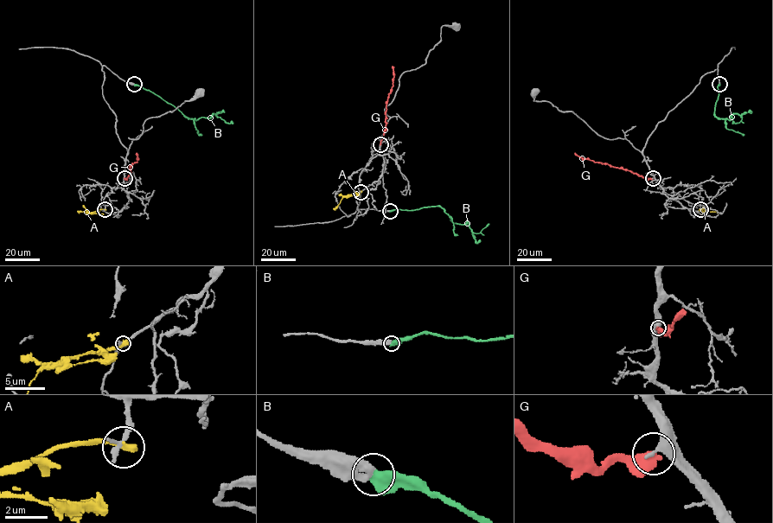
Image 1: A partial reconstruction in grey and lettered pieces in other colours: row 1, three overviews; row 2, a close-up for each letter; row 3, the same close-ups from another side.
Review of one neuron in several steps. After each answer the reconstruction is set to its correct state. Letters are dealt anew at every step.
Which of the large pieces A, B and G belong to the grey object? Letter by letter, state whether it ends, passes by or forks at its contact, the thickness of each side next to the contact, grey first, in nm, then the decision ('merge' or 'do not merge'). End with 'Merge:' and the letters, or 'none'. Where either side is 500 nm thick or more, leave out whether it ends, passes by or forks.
A: it ends | 300/400 nm | do not merge
B: 440/600 nm | merge
G: it ends | 480/400 nm | do not merge
Merge: B

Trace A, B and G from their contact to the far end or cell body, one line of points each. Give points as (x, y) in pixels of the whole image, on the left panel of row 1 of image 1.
A: (105, 209), (91, 213), (77, 211)
B: (134, 84), (153, 92), (187, 117), (209, 118), (214, 114), (226, 123), (233, 124)
G: (124, 178), (130, 175), (130, 166), (137, 162), (136, 153)

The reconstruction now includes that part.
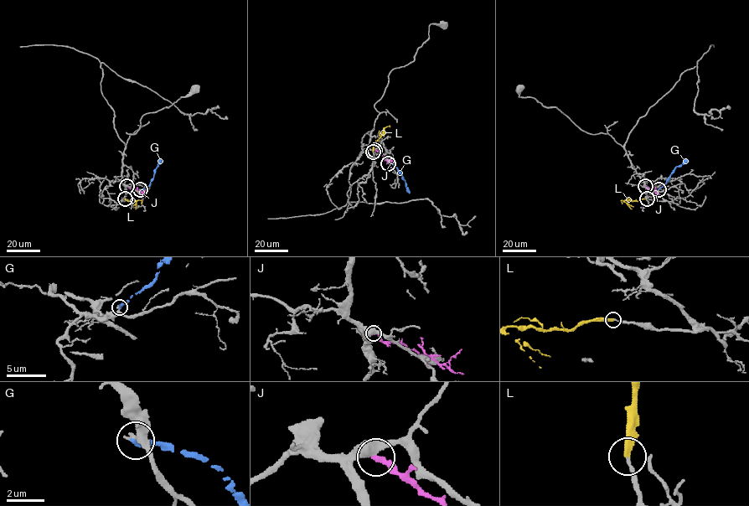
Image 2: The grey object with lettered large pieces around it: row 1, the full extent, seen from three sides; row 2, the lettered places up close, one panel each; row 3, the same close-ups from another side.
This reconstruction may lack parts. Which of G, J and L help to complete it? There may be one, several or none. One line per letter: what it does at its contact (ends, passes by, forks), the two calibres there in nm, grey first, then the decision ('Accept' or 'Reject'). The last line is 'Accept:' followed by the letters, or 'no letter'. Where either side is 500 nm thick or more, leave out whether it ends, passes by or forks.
G: It ends there. Thickness 240 nm (grey) against 320 nm. Reject
J: Thickness 500 nm (grey) against 260 nm. Reject
L: It ends there. Thickness 130 nm (grey) against 280 nm. Accept
Accept: L

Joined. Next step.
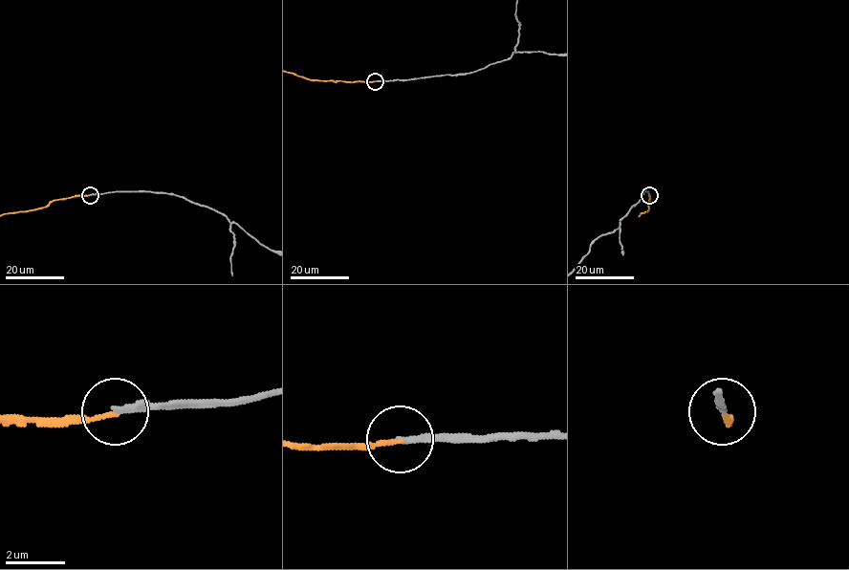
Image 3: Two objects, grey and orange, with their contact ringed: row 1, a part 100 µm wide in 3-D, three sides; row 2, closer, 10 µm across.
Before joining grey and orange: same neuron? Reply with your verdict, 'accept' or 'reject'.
accept

